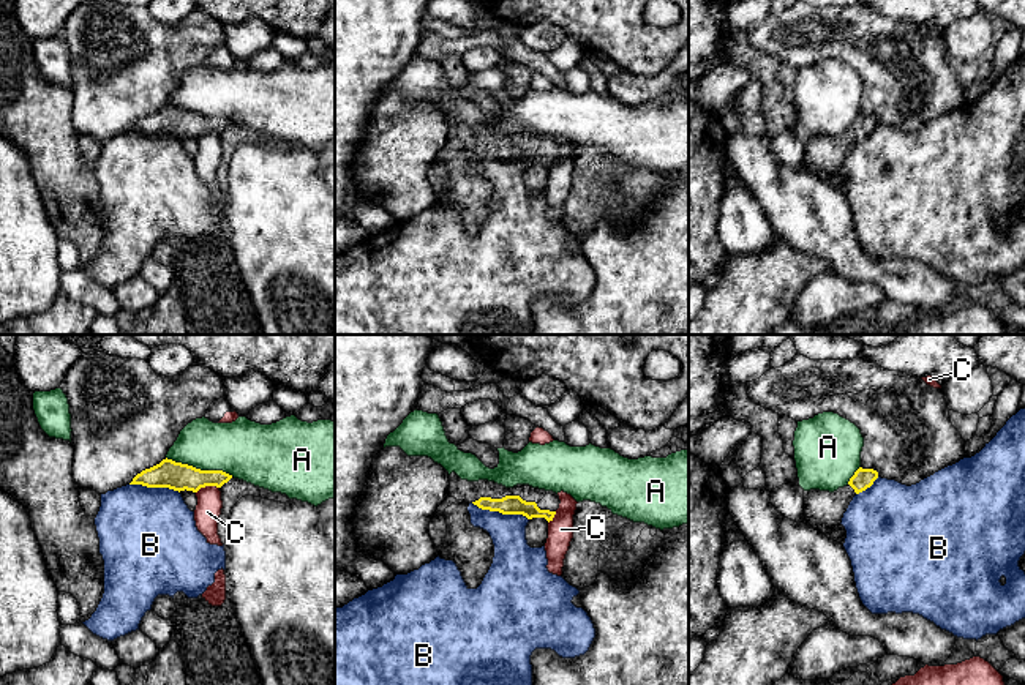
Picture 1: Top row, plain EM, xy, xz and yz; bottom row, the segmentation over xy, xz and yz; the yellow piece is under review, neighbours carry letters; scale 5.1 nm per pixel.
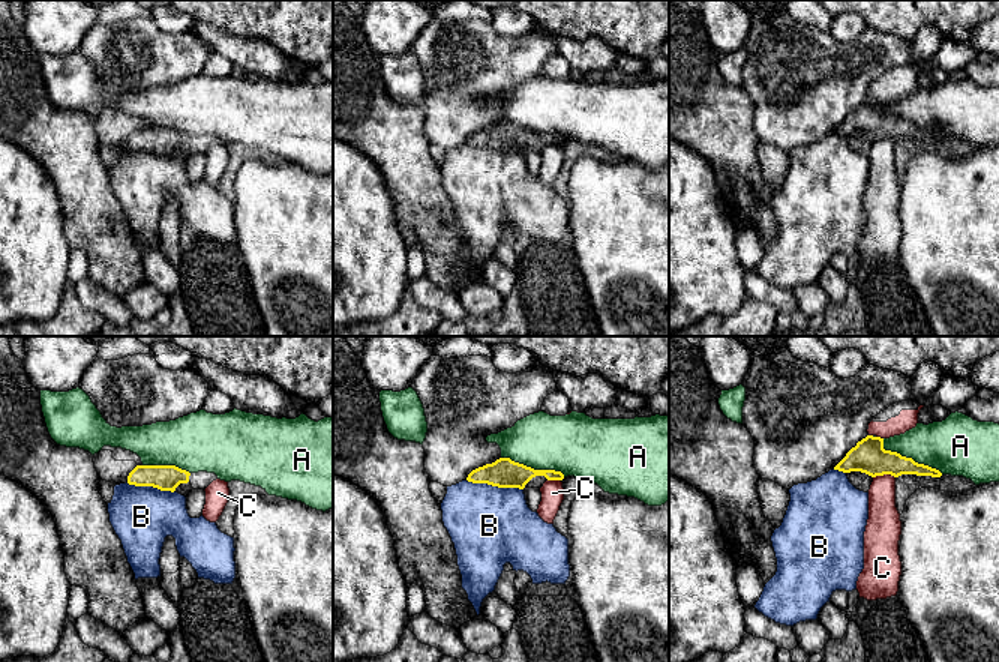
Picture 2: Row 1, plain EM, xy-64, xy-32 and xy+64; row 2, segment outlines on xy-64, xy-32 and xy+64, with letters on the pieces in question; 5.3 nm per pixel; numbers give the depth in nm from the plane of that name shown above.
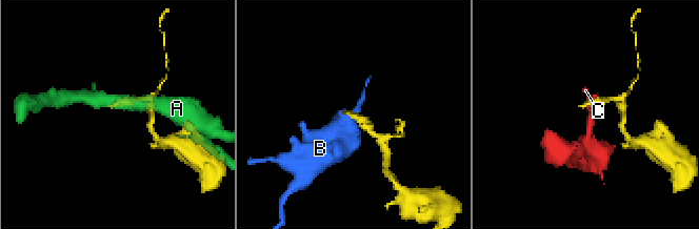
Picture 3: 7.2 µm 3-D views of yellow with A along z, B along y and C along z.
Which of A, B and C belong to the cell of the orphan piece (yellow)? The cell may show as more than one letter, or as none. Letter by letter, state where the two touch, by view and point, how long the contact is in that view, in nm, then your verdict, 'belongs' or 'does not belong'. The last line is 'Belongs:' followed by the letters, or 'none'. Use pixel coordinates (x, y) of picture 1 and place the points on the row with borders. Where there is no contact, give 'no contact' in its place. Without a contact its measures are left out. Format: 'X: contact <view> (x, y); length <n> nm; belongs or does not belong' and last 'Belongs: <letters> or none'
A: contact xy (199, 469); length 360 nm; does not belong
B: contact xz (499, 512); length 300 nm; does not belong
C: contact xy (207, 485); length 120 nm; does not belong
Belongs: none

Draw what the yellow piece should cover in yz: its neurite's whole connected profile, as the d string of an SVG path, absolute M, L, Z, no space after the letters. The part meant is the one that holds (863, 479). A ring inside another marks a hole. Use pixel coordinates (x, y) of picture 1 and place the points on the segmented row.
M859 467L848 485L834 492L804 491L804 519L817 530L840 524L853 497L870 488L877 478L877 470Z

